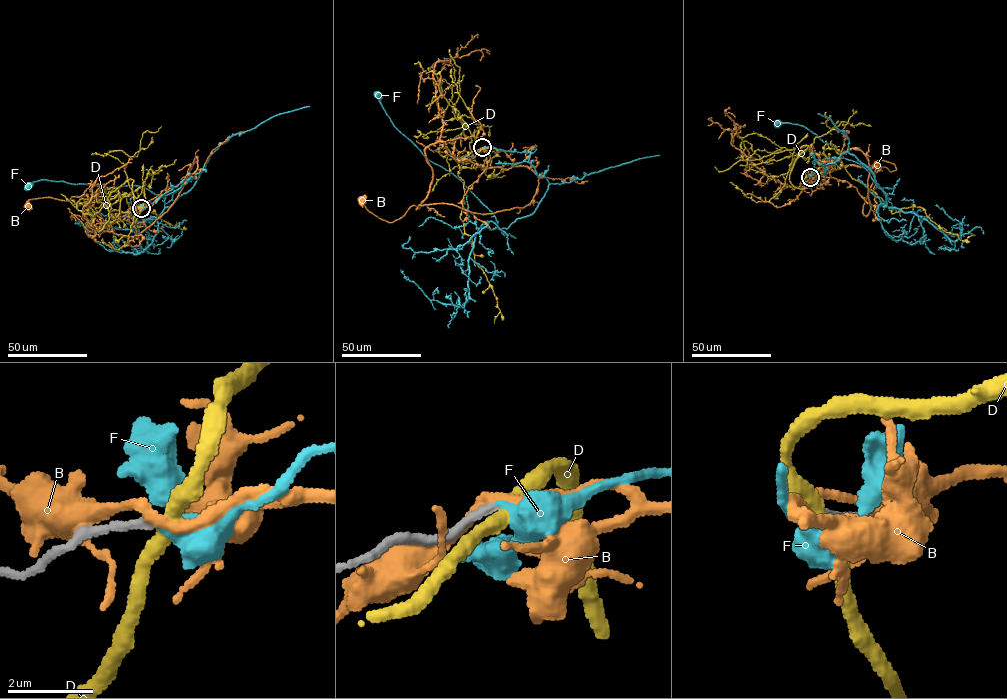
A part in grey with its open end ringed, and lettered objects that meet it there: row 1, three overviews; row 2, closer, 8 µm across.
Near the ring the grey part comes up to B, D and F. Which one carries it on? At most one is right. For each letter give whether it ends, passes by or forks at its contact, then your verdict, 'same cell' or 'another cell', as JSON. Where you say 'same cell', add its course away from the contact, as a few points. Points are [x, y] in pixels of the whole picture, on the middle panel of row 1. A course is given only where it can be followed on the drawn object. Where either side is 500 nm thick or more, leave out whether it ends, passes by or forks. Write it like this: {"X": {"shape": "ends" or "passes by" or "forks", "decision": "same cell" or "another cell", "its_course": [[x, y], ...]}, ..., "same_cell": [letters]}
{"B": {"shape": "passes by", "decision": "another cell"}, "D": {"shape": "passes by", "decision": "another cell"}, "F": {"shape": "passes by", "decision": "same cell", "its_course": [[483, 148], [529, 152], [549, 184], [531, 214], [507, 228], [400, 132], [378, 95]]}, "same_cell": ["F"]}

